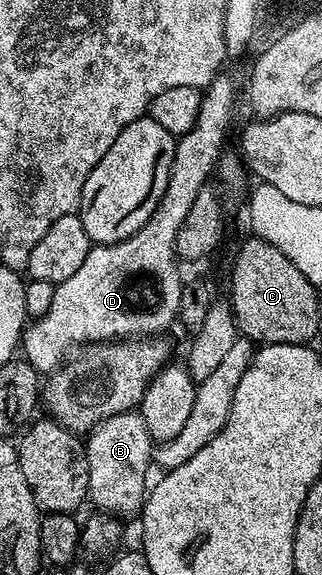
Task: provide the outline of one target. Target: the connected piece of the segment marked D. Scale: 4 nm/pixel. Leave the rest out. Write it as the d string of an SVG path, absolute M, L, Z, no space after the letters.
M219 74L204 89L199 118L195 126L187 134L176 137L175 154L171 158L171 170L167 190L157 209L151 214L149 221L131 238L114 244L99 244L90 247L87 258L83 258L83 266L67 278L67 282L56 285L55 298L51 302L51 310L47 314L36 317L23 333L23 356L38 374L56 372L74 350L90 344L102 342L120 342L130 338L153 338L164 328L169 328L178 319L180 310L180 292L183 285L181 272L177 269L177 235L185 225L187 214L191 210L191 202L210 183L215 167L225 145L225 131L233 120L233 107L237 104L237 84L226 74Z

